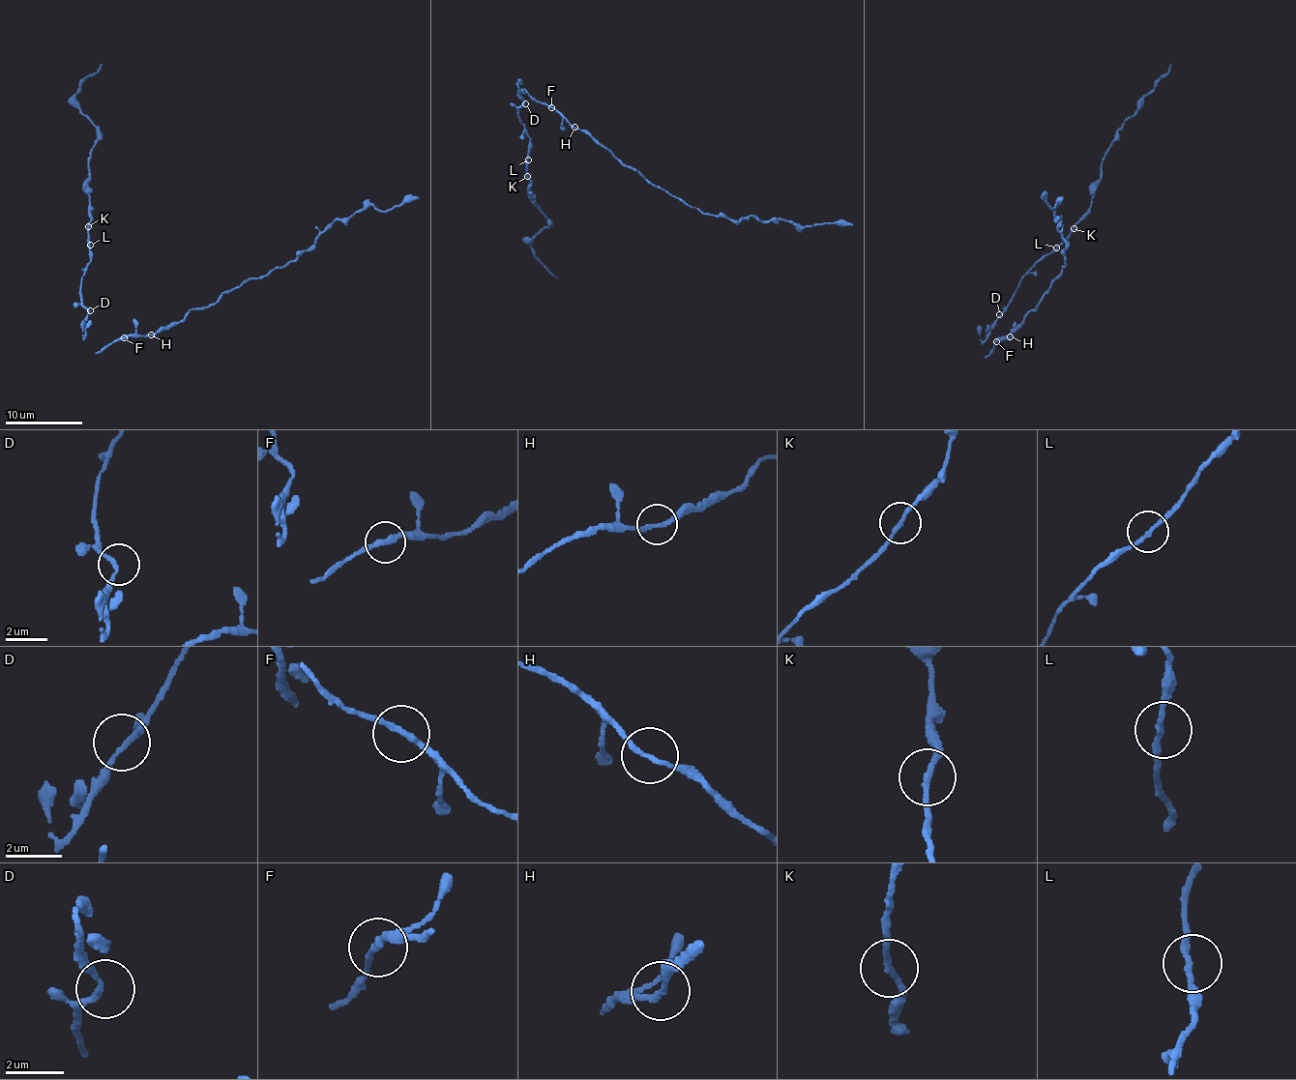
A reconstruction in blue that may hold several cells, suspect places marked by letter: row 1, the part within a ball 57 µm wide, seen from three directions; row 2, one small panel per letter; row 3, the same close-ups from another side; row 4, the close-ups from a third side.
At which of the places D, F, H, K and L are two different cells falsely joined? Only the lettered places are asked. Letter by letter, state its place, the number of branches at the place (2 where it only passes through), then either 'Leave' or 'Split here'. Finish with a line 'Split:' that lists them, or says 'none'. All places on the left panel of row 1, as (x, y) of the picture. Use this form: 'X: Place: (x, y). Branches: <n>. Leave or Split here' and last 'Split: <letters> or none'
D: Place: (90, 310). Branches: 2. Leave
F: Place: (124, 337). Branches: 2. Leave
H: Place: (151, 335). Branches: 2. Split here
K: Place: (88, 226). Branches: 2. Split here
L: Place: (90, 245). Branches: 2. Leave
Split: H, K

